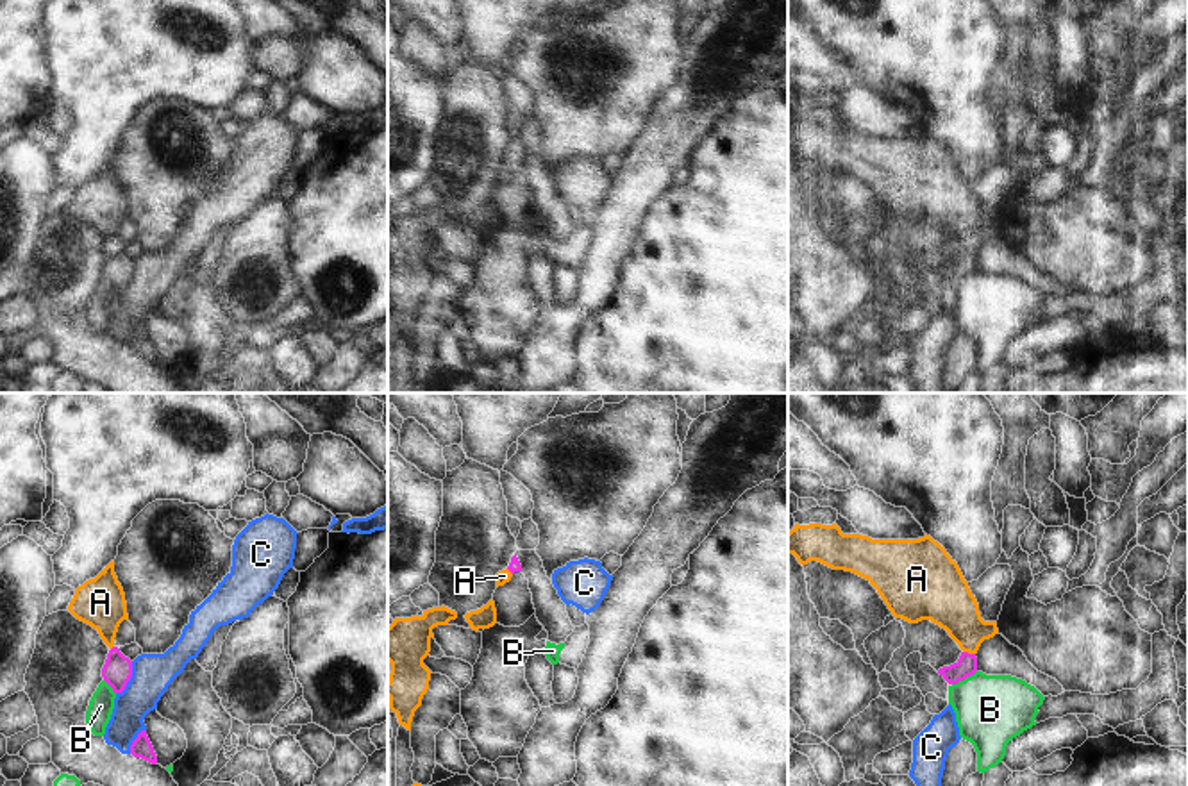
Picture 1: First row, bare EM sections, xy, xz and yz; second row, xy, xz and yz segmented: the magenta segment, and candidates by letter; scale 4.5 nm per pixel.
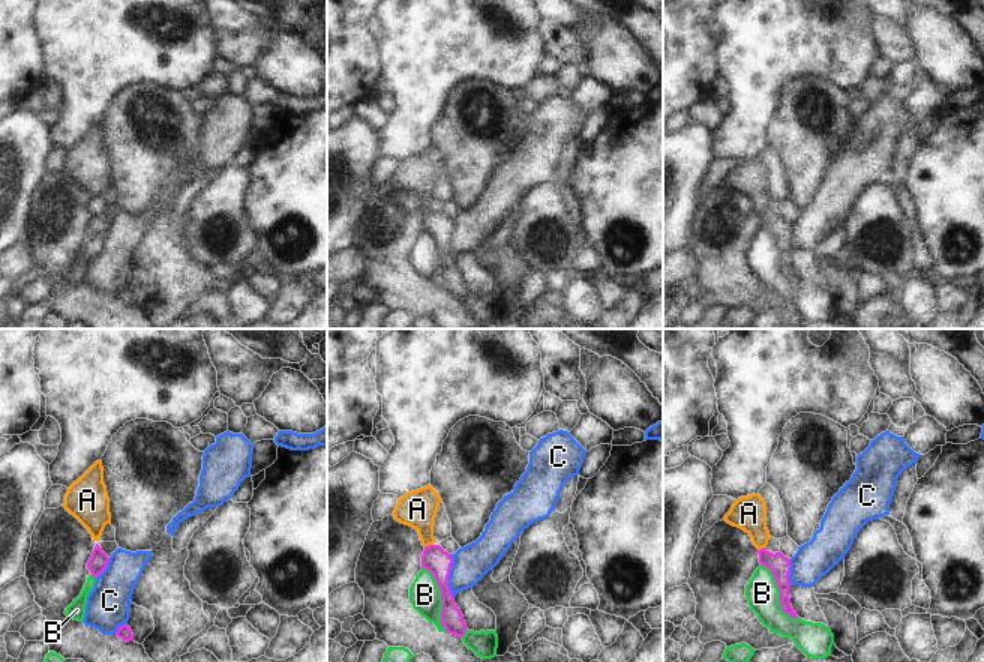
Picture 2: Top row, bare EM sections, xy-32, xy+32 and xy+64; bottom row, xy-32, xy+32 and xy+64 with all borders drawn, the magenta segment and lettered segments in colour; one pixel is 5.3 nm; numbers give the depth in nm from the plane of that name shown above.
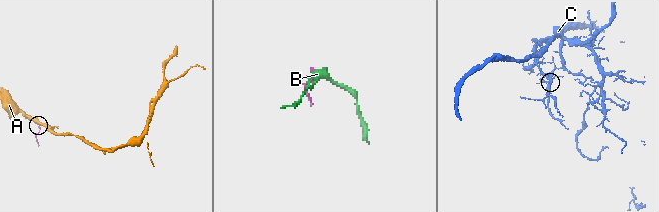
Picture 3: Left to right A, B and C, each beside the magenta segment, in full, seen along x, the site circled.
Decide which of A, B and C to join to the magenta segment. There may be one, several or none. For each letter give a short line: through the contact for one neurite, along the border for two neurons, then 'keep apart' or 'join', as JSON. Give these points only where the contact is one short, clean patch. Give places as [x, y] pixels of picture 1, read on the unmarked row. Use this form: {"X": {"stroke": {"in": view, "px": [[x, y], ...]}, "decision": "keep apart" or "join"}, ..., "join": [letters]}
{"A": {"stroke": {"in": "yz", "px": [[967, 265], [967, 252], [967, 227], [947, 200]]}, "decision": "join"}, "B": {"stroke": {"in": "yz", "px": [[976, 270], [953, 284]]}, "decision": "keep apart"}, "C": {"decision": "keep apart"}, "join": ["A"]}

